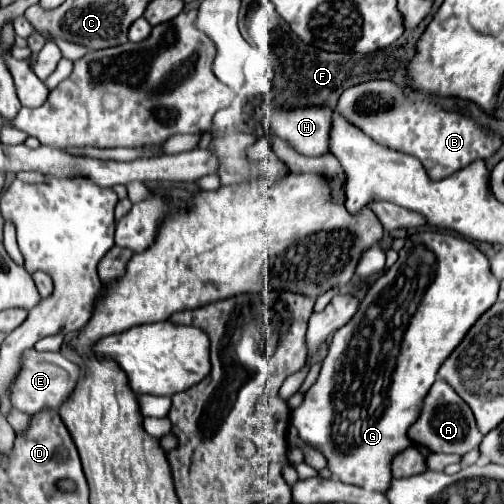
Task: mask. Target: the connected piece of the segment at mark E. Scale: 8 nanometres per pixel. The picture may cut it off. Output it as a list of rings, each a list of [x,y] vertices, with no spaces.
[[[31,347],[23,353],[21,369],[9,385],[9,401],[15,409],[27,415],[41,411],[43,407],[57,409],[71,395],[71,391],[79,383],[79,377],[81,377],[81,369],[75,363],[71,363],[67,357],[63,357],[59,351],[41,353]]]

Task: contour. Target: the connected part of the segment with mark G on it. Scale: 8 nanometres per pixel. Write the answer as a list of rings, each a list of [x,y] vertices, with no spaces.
[[[417,231],[417,233],[413,233],[413,235],[407,237],[405,247],[399,251],[397,263],[391,269],[387,269],[385,273],[381,273],[377,277],[377,281],[369,287],[367,295],[361,299],[359,309],[351,317],[351,321],[347,325],[343,325],[333,335],[331,345],[329,345],[329,353],[327,353],[327,357],[321,363],[321,371],[317,375],[317,381],[305,393],[303,403],[291,413],[291,423],[297,427],[299,437],[307,445],[311,445],[313,449],[317,449],[321,455],[325,455],[327,467],[331,469],[333,477],[339,477],[343,483],[361,485],[361,487],[367,487],[367,489],[373,489],[373,491],[379,491],[379,493],[387,493],[387,489],[391,487],[391,479],[393,479],[393,475],[391,475],[391,461],[403,449],[411,447],[411,439],[407,437],[407,429],[415,423],[415,419],[419,419],[419,413],[421,413],[421,407],[423,407],[423,399],[427,397],[427,391],[435,383],[435,377],[437,377],[439,367],[453,353],[453,349],[463,341],[463,337],[475,325],[475,321],[497,301],[497,291],[499,291],[499,281],[493,279],[493,275],[489,271],[489,259],[475,245],[471,245],[467,239],[457,237],[457,235],[435,233],[435,231]]]

